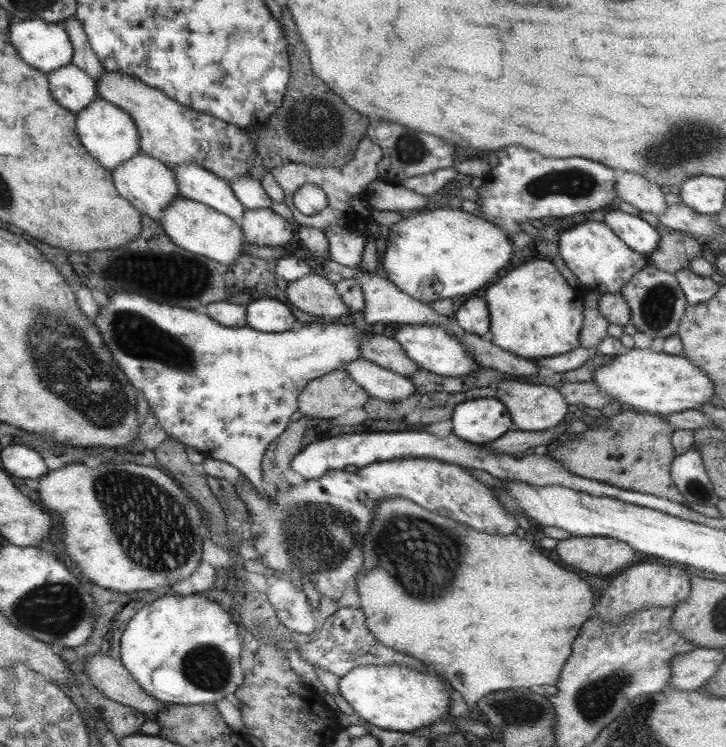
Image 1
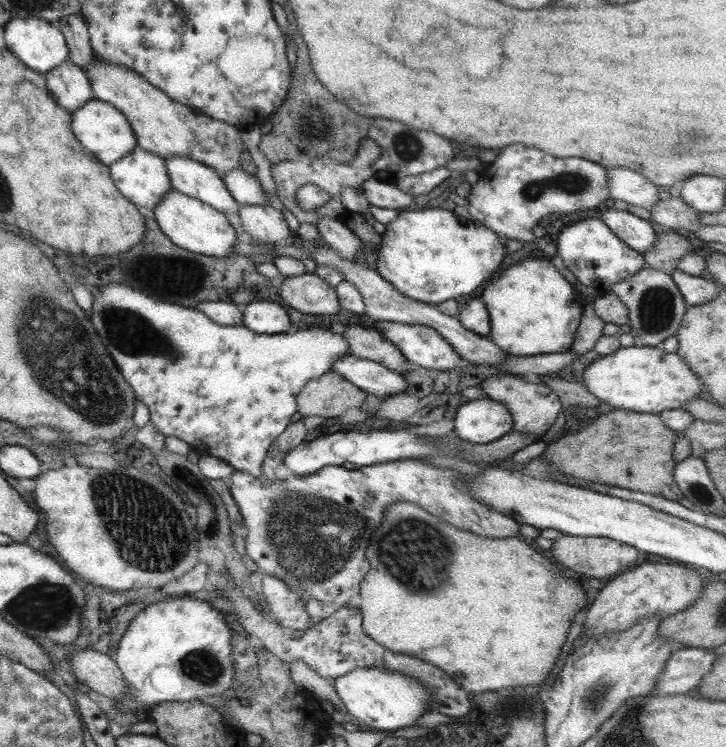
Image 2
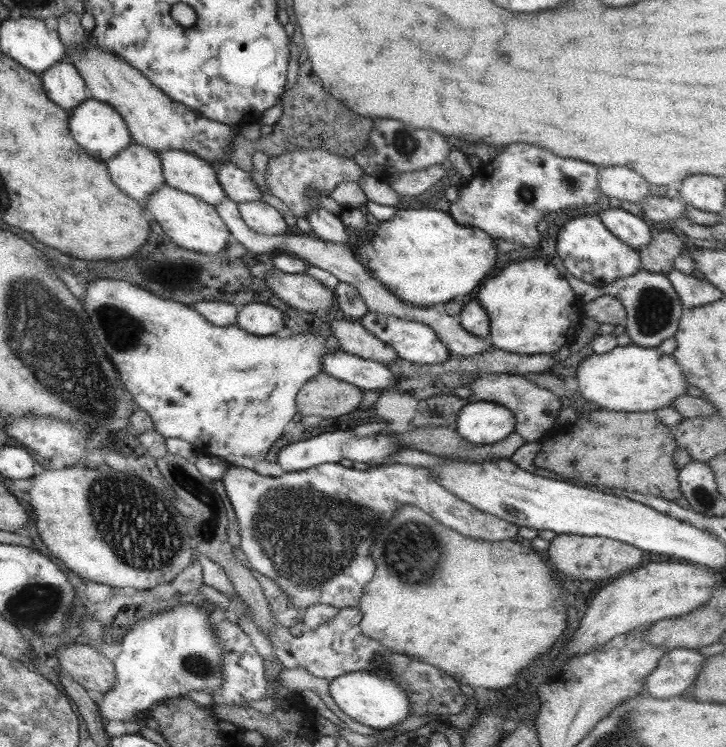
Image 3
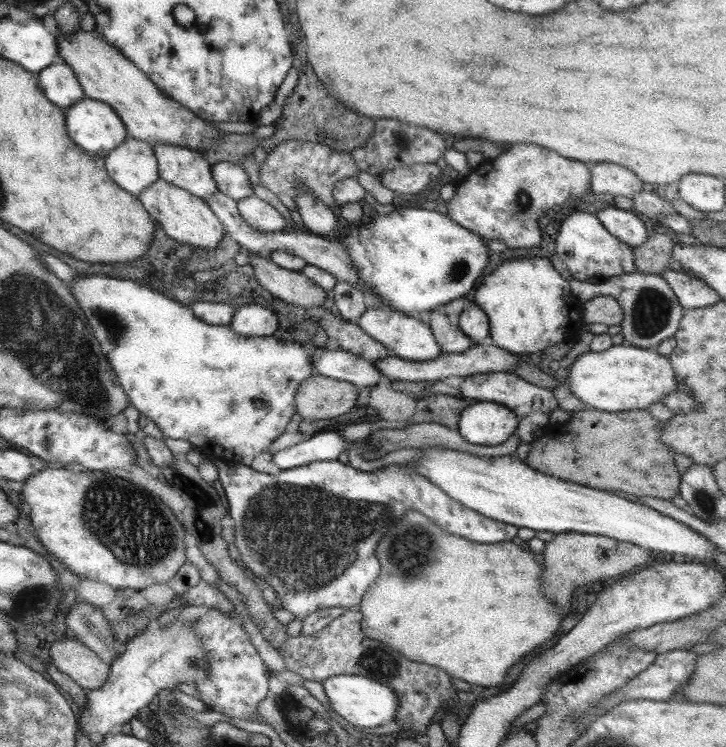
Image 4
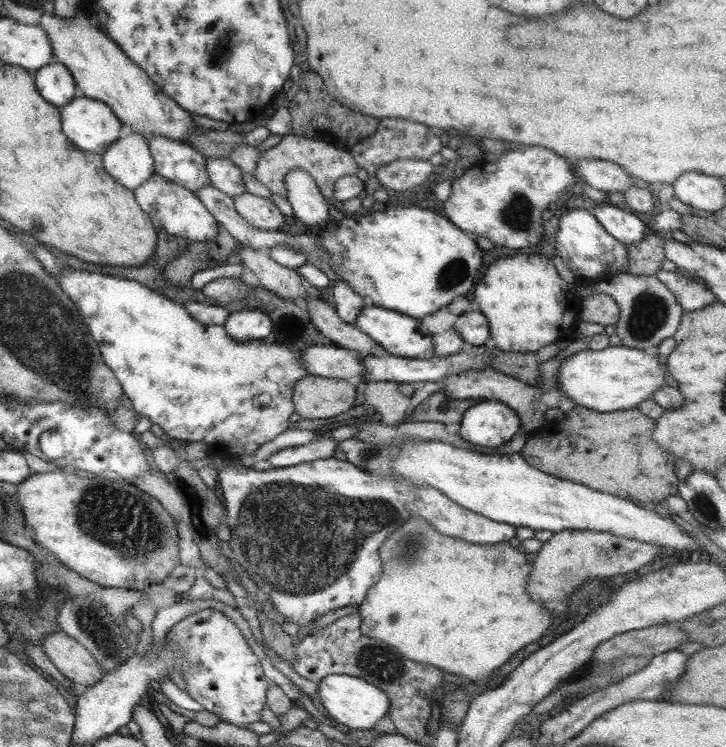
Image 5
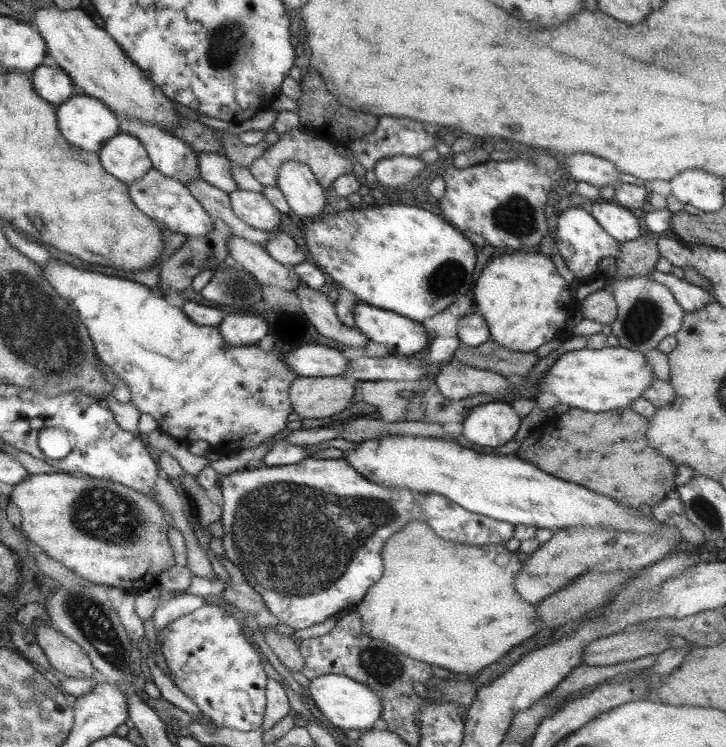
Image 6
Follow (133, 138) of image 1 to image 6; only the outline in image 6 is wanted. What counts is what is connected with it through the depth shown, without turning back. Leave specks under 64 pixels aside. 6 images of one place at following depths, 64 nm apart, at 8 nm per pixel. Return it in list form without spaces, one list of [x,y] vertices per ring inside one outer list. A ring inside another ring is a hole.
[[[80,93],[72,94],[65,102],[55,106],[59,134],[73,147],[94,156],[109,138],[118,133],[116,114],[100,100]]]

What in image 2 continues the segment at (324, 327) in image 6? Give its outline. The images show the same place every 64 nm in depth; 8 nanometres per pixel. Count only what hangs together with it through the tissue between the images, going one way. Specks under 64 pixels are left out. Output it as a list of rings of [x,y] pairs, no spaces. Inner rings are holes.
[[[355,320],[338,329],[347,341],[350,356],[371,360],[397,374],[405,372],[405,357],[373,328],[366,329]]]

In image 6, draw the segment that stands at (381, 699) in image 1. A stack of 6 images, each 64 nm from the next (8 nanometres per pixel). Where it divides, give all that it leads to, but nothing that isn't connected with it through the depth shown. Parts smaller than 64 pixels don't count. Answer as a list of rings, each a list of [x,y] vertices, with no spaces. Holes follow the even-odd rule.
[[[322,674],[310,678],[306,690],[315,708],[335,730],[367,730],[380,717],[381,704],[377,696],[366,686],[342,674]]]

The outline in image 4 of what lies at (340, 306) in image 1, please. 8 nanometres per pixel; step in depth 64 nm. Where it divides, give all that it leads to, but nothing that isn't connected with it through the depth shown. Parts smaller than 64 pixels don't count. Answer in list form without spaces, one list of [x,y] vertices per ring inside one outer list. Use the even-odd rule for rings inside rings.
[[[248,254],[247,264],[253,268],[253,276],[261,288],[265,288],[271,296],[295,306],[320,307],[326,298],[326,291],[307,279],[301,272],[287,270],[273,264],[264,254]]]

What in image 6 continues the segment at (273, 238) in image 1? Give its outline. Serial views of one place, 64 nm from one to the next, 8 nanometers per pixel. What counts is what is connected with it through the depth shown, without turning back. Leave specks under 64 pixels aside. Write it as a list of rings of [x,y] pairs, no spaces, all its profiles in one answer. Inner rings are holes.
[[[237,189],[227,196],[233,214],[241,222],[255,230],[276,230],[280,213],[265,199],[262,192]]]

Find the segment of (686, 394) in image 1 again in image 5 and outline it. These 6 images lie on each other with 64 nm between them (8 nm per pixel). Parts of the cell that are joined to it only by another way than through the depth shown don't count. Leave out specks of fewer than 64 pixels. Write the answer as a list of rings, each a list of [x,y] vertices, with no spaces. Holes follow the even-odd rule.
[[[611,346],[599,351],[581,350],[564,359],[557,374],[555,387],[576,406],[592,412],[607,413],[636,408],[659,387],[666,385],[665,369],[657,356],[648,356],[641,350]]]

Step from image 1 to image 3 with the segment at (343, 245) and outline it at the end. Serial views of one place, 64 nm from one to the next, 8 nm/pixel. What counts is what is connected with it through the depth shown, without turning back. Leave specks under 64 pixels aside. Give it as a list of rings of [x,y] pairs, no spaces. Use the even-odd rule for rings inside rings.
[[[313,209],[304,216],[304,219],[309,223],[313,236],[351,248],[353,242],[349,242],[345,226],[339,216],[336,217],[325,209]]]

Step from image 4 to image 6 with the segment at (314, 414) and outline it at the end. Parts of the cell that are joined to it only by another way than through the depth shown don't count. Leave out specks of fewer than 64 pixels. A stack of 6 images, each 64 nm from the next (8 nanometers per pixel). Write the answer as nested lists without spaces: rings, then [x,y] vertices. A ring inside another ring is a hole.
[[[342,376],[295,378],[288,388],[288,398],[294,412],[303,418],[323,418],[338,414],[350,406],[352,381]]]

